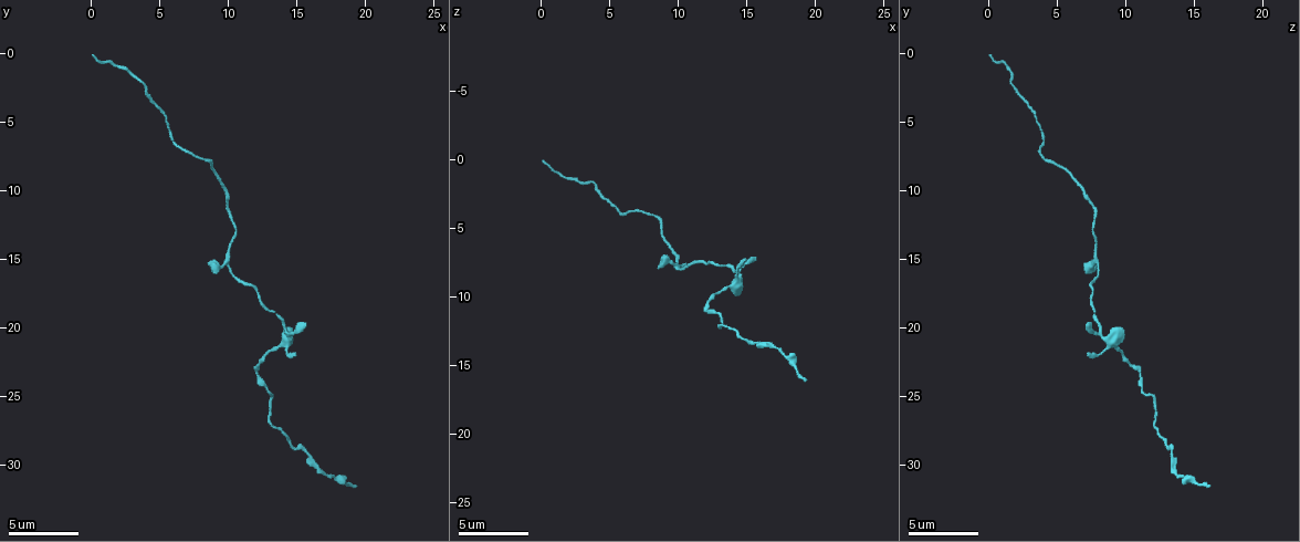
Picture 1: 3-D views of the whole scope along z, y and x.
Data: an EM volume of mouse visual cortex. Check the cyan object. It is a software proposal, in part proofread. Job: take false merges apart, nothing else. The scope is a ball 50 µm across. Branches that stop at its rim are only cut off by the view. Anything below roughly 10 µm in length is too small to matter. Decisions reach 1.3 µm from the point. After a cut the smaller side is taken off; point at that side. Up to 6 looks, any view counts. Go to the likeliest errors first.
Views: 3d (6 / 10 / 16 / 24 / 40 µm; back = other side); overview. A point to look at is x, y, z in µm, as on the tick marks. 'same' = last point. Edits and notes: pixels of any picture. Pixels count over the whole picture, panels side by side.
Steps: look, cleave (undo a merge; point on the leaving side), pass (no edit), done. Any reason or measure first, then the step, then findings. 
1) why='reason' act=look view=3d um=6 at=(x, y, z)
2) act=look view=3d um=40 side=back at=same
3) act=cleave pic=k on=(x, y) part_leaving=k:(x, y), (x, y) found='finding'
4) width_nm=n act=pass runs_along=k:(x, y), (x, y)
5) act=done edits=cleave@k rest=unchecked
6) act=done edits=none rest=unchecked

why='branch point' act=look view=3d um=10 at=(10.4, 16.2, 7.8)

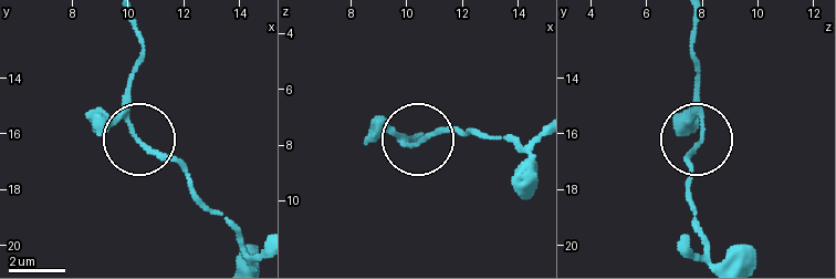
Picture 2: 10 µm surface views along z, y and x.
side_arm_um=25 arms=3 act=pass found='one neuron here'

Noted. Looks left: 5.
why='calibre changes' act=look view=3d um=6 at=(14.0, 19.8, 8.0)

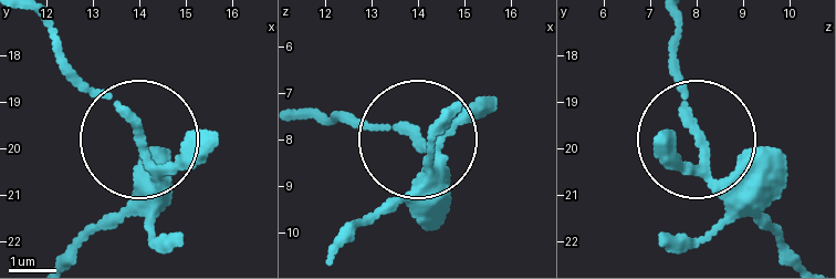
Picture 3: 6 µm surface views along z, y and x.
width_nm=150 act=pass runs_along=3:(677, 28), (689, 135), (761, 226) found='one neuron here'

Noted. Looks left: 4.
why='calibre changes' act=look view=3d um=10 at=(13.2, 25.0, 11.8)

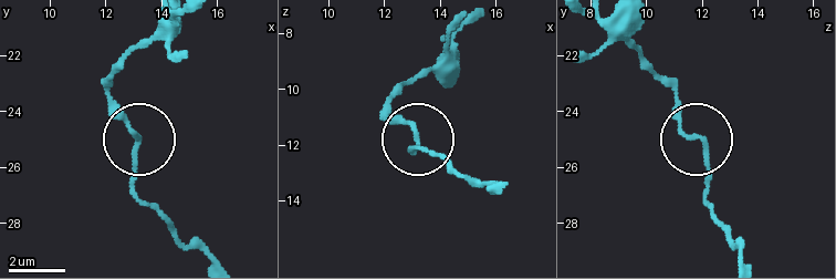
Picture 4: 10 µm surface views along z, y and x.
act=pass found='continuous, no second neuron'

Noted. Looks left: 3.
act=done edits=none rest=unchecked

